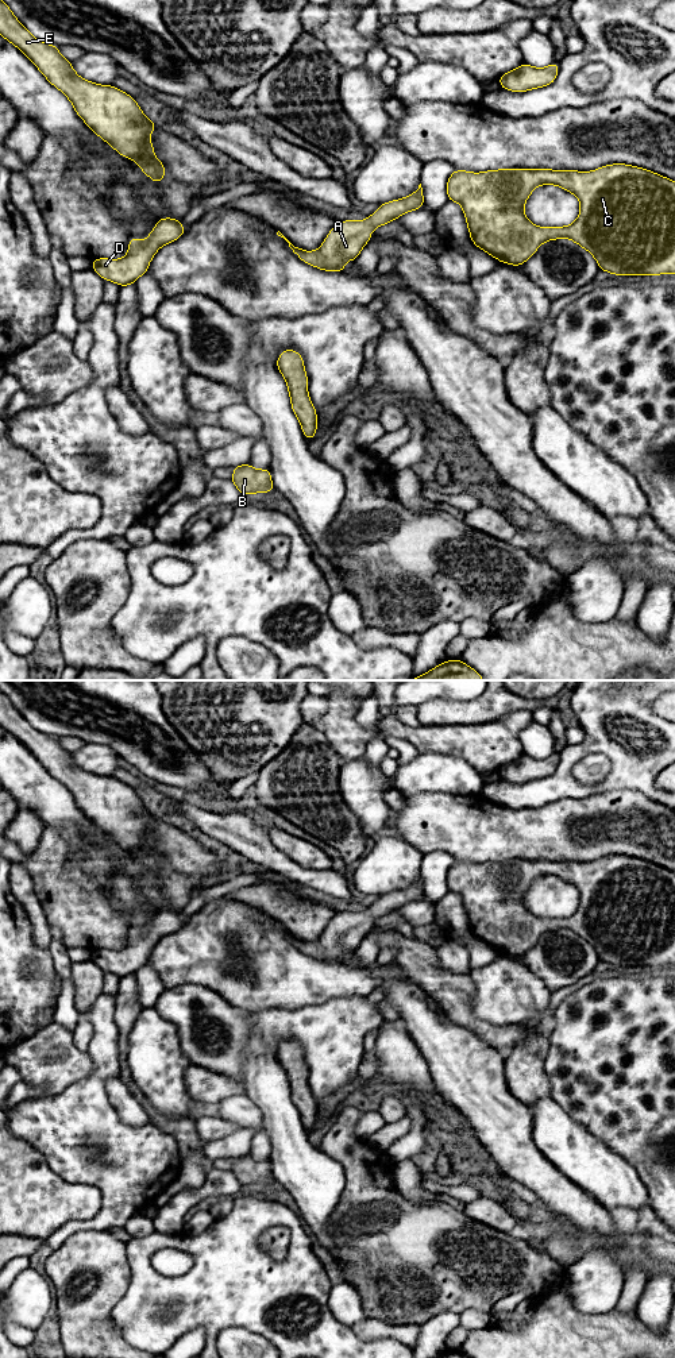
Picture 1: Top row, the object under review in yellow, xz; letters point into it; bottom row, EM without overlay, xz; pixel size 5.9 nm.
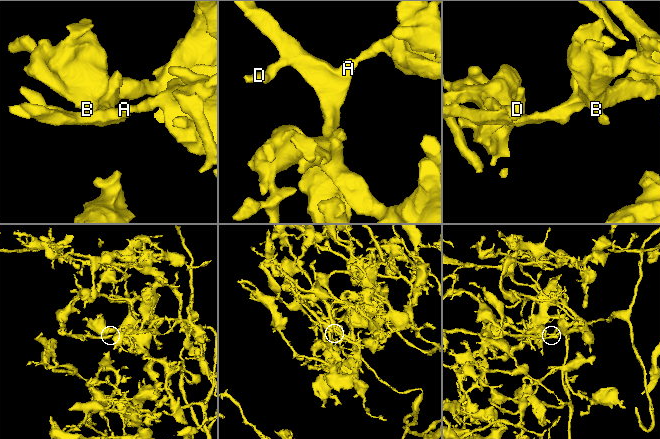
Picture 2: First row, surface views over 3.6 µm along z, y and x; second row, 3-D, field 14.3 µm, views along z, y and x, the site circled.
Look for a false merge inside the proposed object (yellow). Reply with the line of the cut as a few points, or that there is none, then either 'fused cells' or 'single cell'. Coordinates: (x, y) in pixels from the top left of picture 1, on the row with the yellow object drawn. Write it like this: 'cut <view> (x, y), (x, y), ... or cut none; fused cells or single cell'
cut none; single cell

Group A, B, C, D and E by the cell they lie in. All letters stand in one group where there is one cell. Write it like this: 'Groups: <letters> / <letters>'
Groups: A B C D E

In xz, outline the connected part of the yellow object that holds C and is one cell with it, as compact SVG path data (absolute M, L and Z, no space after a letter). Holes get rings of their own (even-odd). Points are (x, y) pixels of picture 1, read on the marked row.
M612 163L591 171L498 169L472 173L455 169L446 190L450 201L462 205L471 242L502 263L522 266L543 243L567 238L587 250L601 271L675 274L675 181L644 167ZM539 185L556 185L578 197L580 212L572 224L545 228L526 219L525 202Z

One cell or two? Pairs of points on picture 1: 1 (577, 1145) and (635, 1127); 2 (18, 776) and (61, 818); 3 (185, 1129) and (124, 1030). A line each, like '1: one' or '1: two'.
1: two
2: one
3: one

